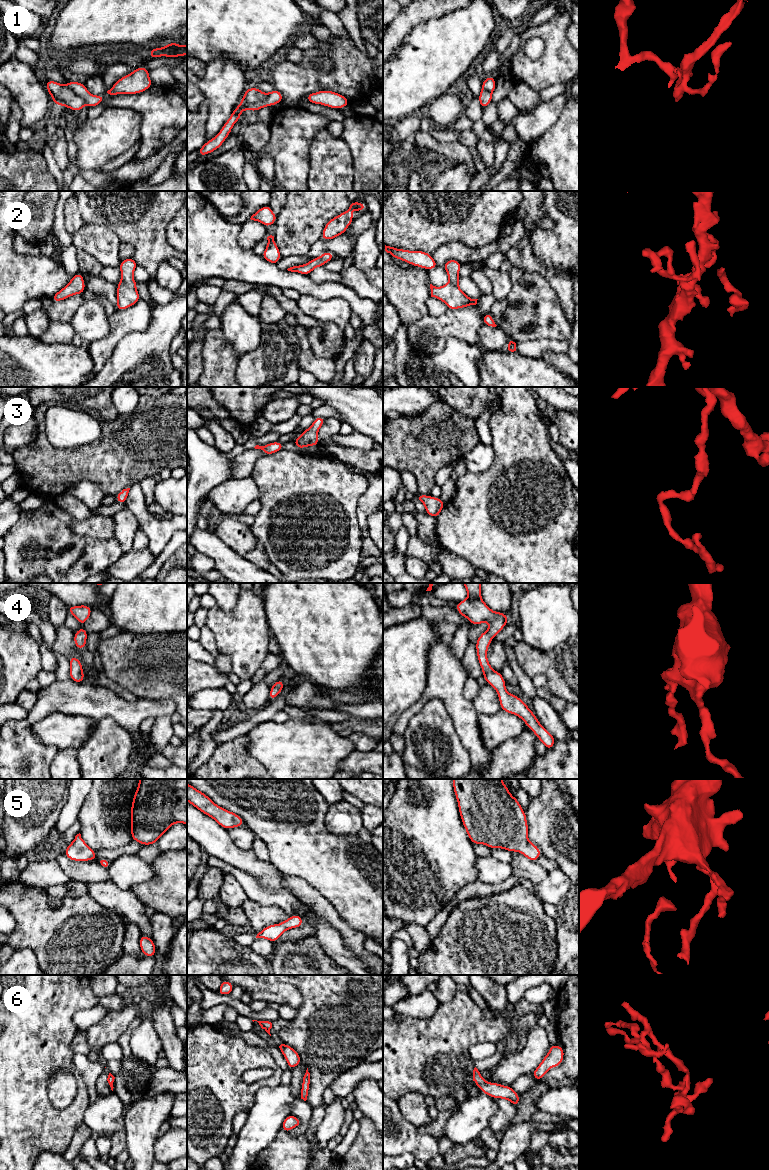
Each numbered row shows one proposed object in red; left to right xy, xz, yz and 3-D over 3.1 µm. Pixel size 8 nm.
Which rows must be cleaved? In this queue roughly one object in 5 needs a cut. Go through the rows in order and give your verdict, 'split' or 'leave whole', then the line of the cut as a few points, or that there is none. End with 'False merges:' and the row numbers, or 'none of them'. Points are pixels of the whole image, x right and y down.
1: split | xz (267, 94), (261, 100), (250, 103), (242, 102)
2: leave whole | no cut
3: leave whole | no cut
4: leave whole | no cut
5: leave whole | no cut
6: leave whole | no cut
False merges: 1

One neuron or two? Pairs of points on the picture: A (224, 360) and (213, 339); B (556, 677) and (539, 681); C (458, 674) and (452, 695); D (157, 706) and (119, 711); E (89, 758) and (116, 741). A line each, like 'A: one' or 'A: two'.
A: one
B: two
C: one
D: one
E: one

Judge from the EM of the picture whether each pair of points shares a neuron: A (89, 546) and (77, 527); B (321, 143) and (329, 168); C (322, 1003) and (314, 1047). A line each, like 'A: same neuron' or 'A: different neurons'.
A: different neurons
B: same neuron
C: same neuron

